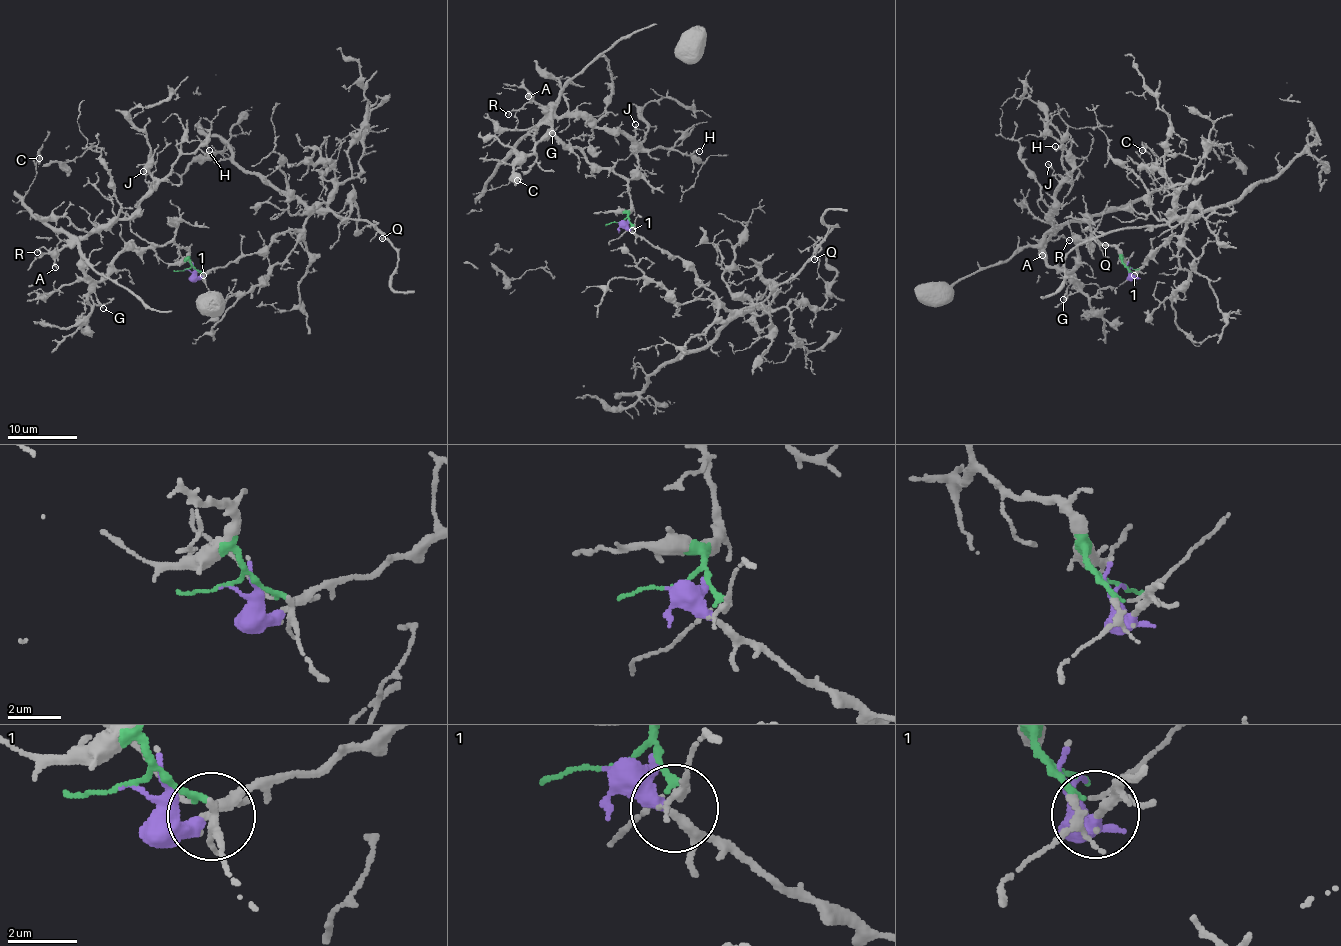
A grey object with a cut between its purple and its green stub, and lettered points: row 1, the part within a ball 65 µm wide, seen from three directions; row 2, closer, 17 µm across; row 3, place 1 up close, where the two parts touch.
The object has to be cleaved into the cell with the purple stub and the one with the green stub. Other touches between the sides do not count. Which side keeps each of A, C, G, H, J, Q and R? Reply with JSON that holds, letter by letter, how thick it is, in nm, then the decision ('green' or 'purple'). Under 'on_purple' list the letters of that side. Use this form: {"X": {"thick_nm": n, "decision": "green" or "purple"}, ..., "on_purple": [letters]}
{"A": {"thick_nm": 190, "decision": "green"}, "C": {"thick_nm": 110, "decision": "green"}, "G": {"thick_nm": 170, "decision": "green"}, "H": {"thick_nm": 140, "decision": "green"}, "J": {"thick_nm": 180, "decision": "green"}, "Q": {"thick_nm": 110, "decision": "purple"}, "R": {"thick_nm": 140, "decision": "green"}, "on_purple": ["Q"]}

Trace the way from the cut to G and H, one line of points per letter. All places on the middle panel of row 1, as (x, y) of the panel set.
G: (619, 221), (631, 206), (627, 181), (596, 168), (579, 148), (547, 135), (553, 132)
H: (619, 221), (631, 206), (627, 181), (558, 136), (555, 103), (560, 116), (584, 116), (643, 148), (700, 151)

